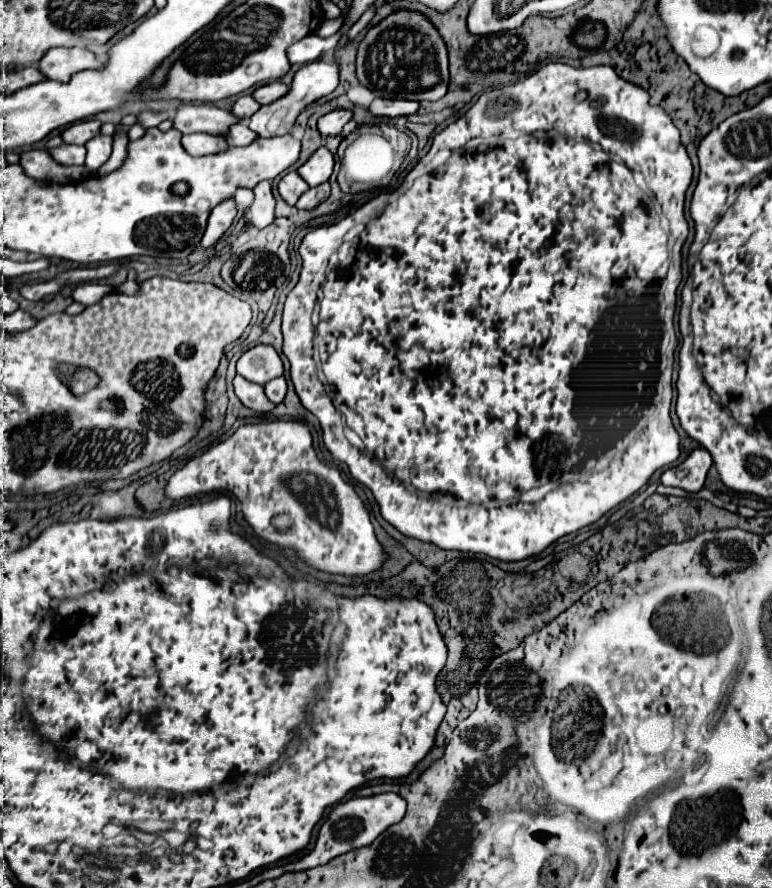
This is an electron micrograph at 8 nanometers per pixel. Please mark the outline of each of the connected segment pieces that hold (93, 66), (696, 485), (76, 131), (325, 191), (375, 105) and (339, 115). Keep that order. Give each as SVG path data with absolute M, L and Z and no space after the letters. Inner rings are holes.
M53 48L37 66L49 80L69 82L73 74L83 70L101 70L105 64L87 48Z
M695 448L685 462L667 468L661 474L661 484L663 486L673 486L673 488L683 488L687 492L697 492L703 488L705 476L711 468L711 456L705 448Z
M83 120L77 124L71 124L67 130L63 130L61 138L67 144L87 144L91 138L99 136L101 132L101 122L99 120Z
M319 184L315 188L309 188L299 200L297 200L297 208L299 210L311 210L315 206L319 206L325 198L329 196L329 184Z
M375 98L371 106L367 108L373 116L407 116L415 114L419 104L409 102L409 100L385 100L385 98Z
M333 110L329 114L325 114L323 118L319 118L319 132L323 138L327 136L337 136L341 132L341 128L351 120L351 112L347 110Z

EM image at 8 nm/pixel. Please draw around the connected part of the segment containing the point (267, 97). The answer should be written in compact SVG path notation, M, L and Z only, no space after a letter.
M271 82L271 84L265 84L265 86L257 88L257 90L253 92L253 98L255 98L259 104L271 104L271 102L283 98L287 92L289 92L289 86L285 86L283 82Z

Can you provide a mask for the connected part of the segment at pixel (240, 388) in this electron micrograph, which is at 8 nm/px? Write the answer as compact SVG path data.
M235 376L233 380L233 386L235 386L235 394L237 398L241 400L241 404L245 408L251 408L259 414L265 414L265 412L271 412L275 406L271 404L271 400L267 400L265 392L263 392L263 386L259 384L253 384L241 376Z

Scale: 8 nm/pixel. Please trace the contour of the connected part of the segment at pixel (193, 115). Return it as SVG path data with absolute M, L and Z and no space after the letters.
M181 104L173 120L173 128L181 134L203 132L211 136L227 136L229 128L237 122L241 122L237 116L213 104Z

